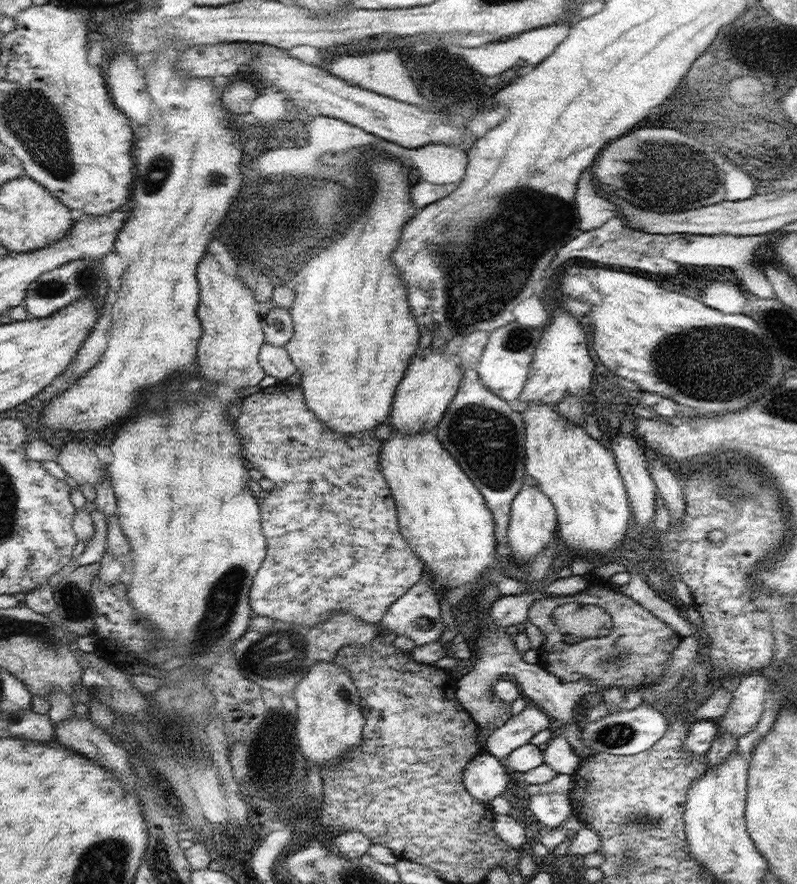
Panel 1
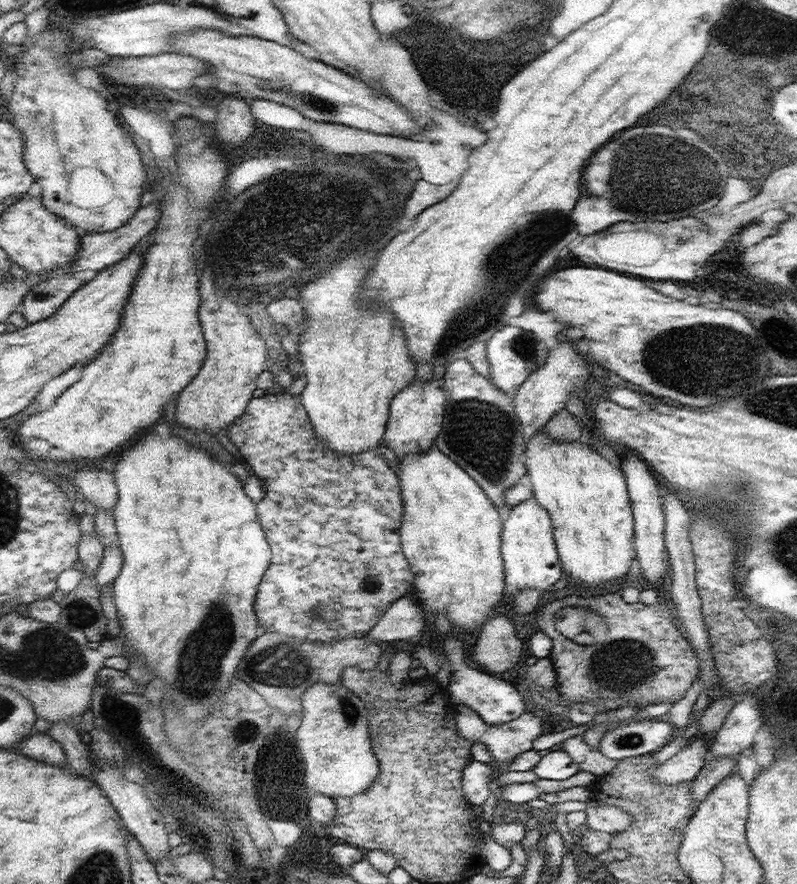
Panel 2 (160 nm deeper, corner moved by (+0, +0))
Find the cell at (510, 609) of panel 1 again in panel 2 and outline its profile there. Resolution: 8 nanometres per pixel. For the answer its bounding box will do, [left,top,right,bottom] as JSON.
[473,612,526,674]

